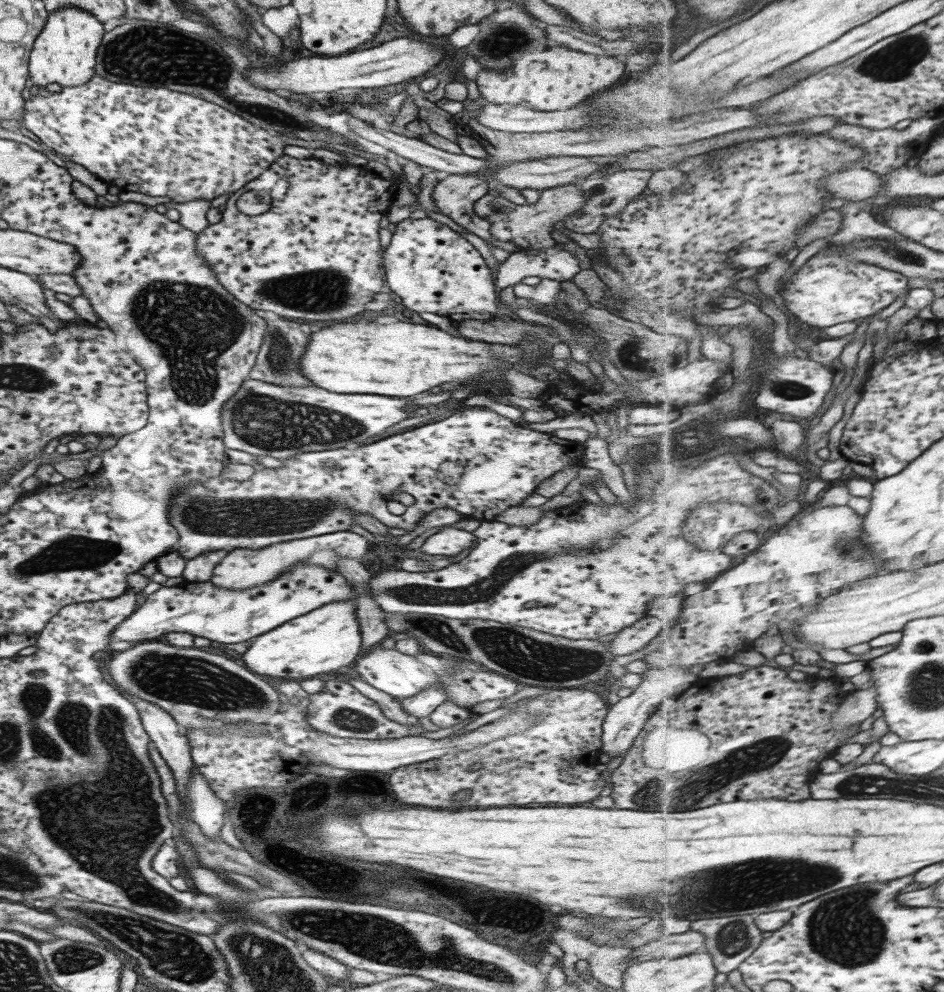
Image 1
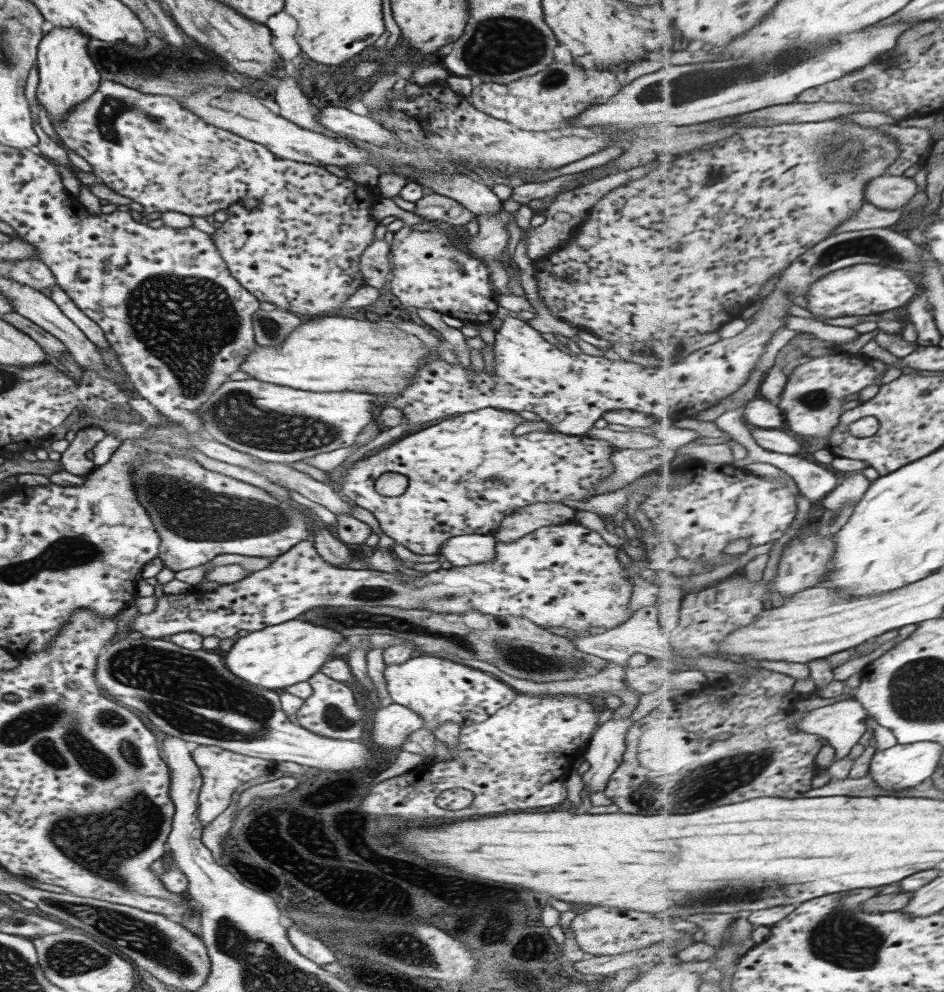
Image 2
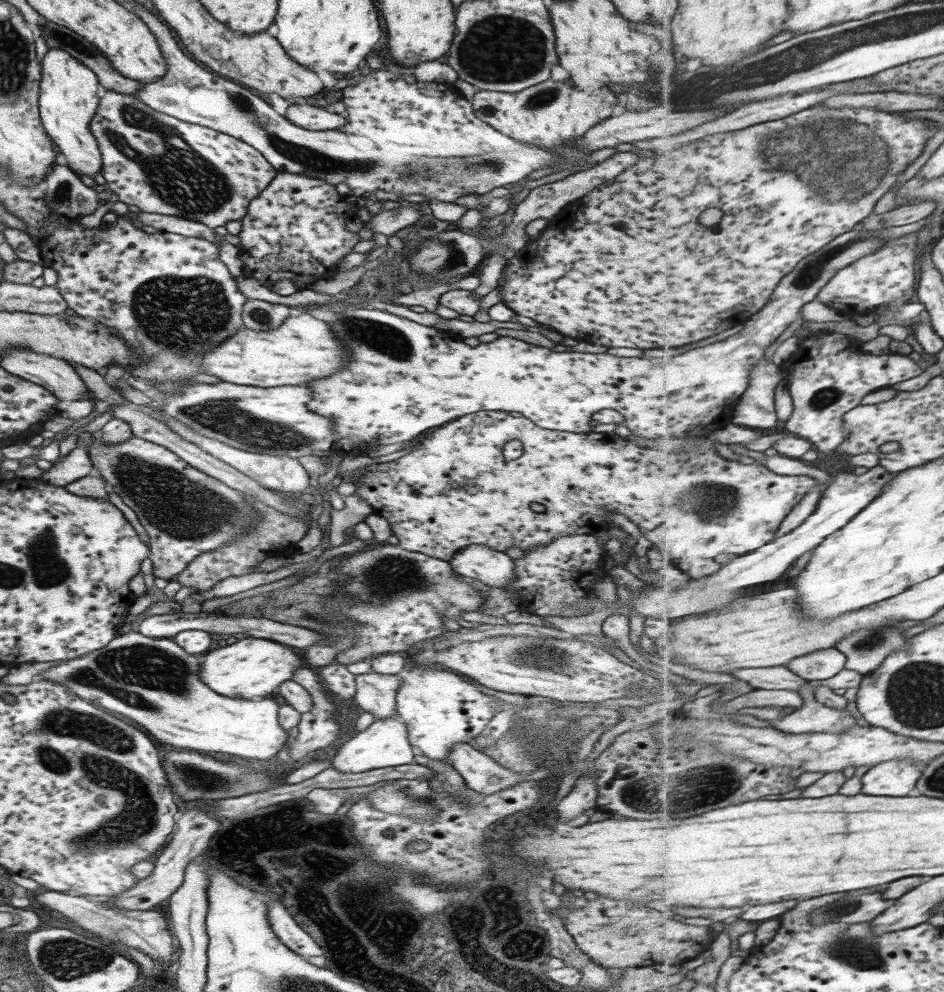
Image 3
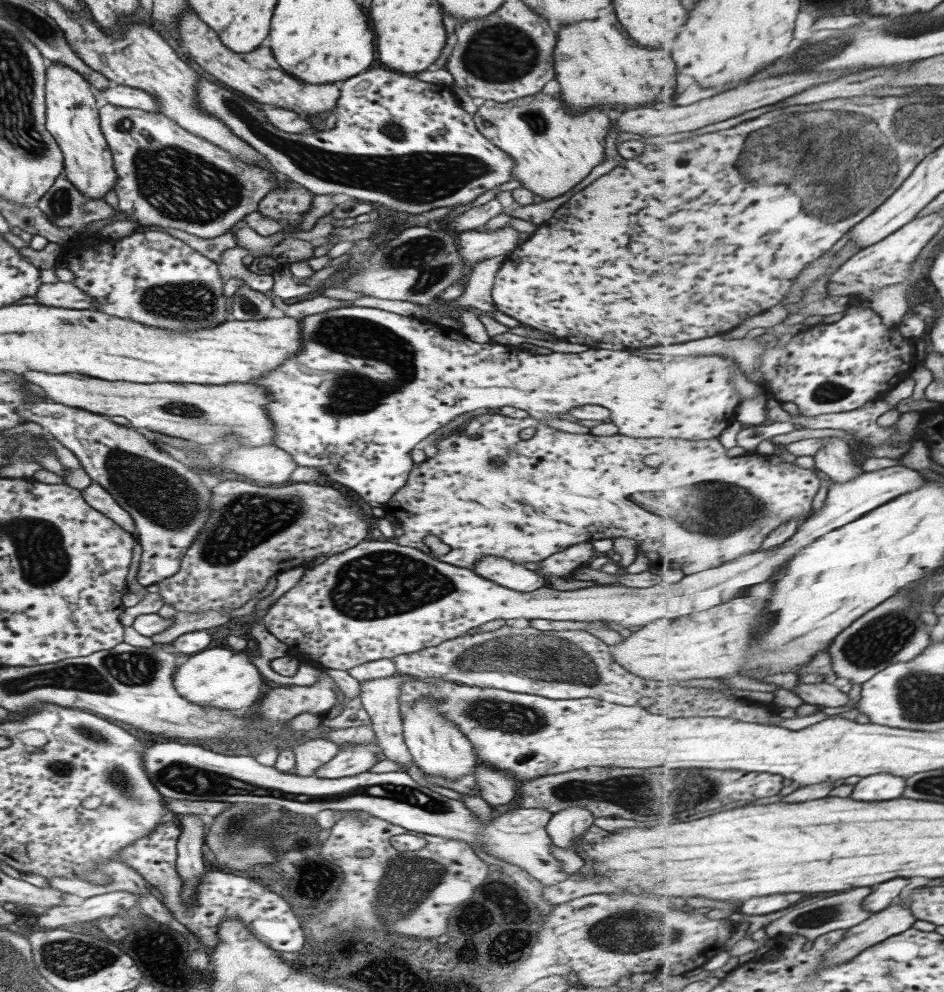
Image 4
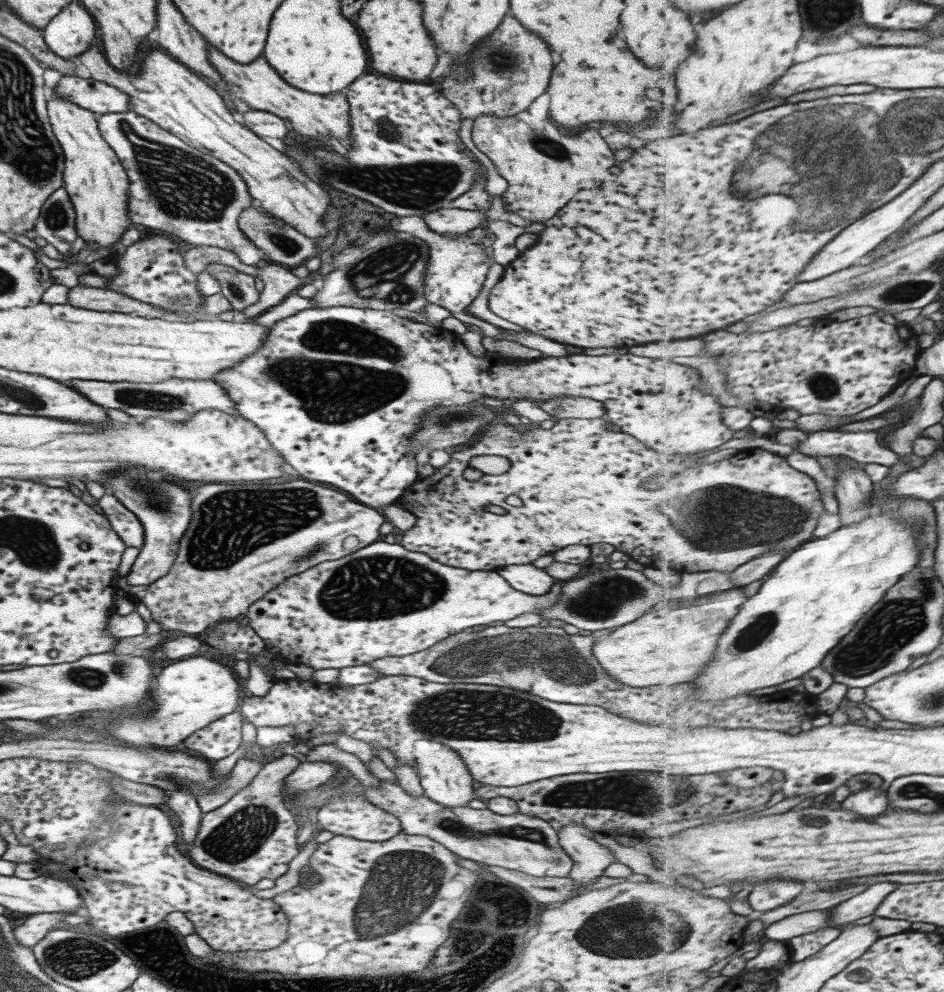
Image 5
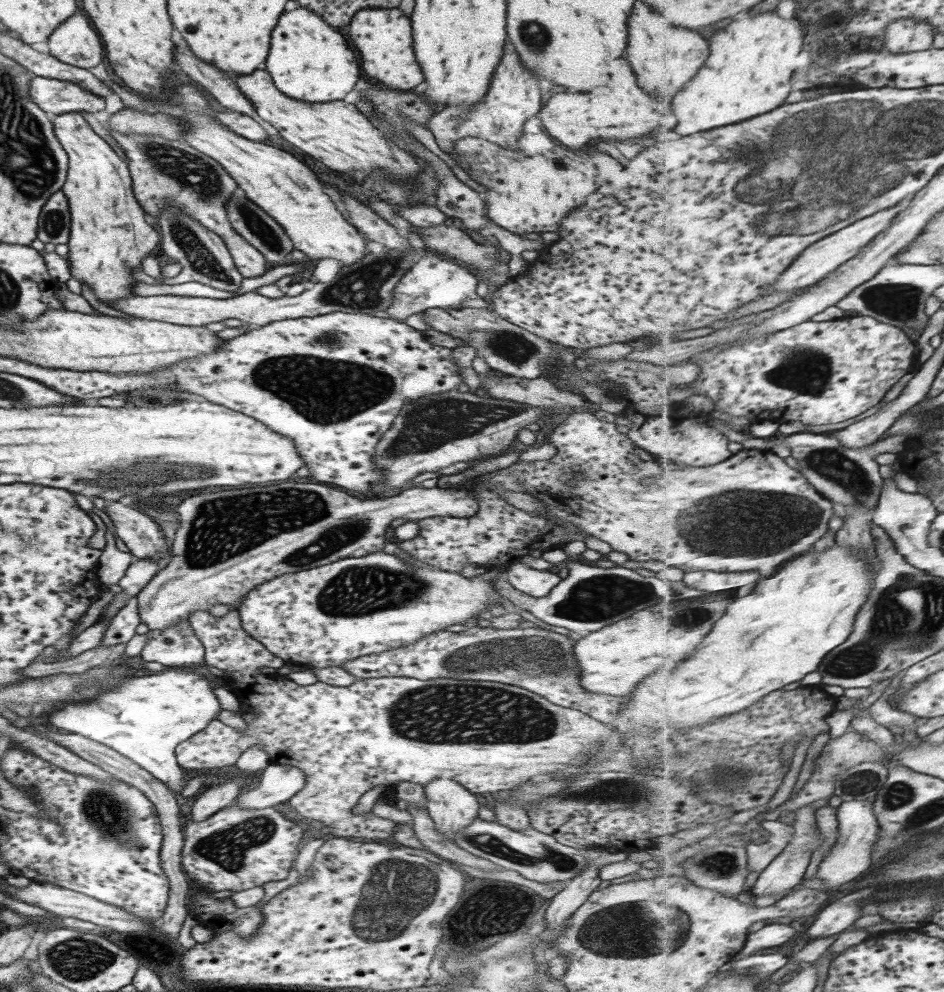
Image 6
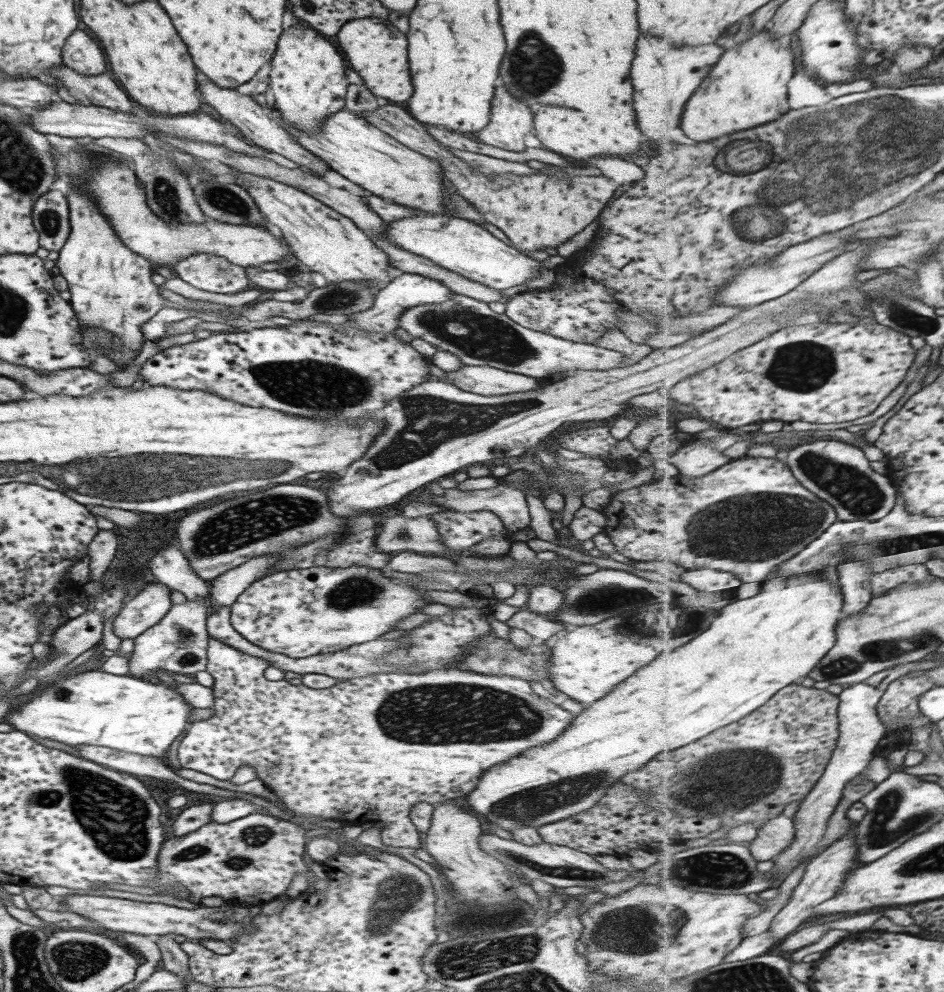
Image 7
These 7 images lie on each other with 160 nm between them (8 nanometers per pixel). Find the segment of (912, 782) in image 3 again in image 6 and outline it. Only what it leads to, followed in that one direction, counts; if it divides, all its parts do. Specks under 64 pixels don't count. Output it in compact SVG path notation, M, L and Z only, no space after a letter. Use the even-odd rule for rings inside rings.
M850 800L842 803L837 808L837 820L839 822L839 844L837 848L833 848L833 852L829 856L825 856L827 860L821 864L821 870L817 874L817 878L827 882L827 892L831 892L833 888L839 888L851 880L855 880L857 876L861 876L863 872L869 870L873 858L871 858L871 850L873 844L879 838L880 820L874 809L874 802L867 800ZM843 846L843 848L839 848Z

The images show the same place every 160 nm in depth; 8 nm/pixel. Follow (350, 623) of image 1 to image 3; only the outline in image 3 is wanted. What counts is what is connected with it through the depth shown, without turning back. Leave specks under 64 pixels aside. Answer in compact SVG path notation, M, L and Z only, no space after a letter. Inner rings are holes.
M245 636L206 652L200 663L200 679L219 696L253 700L271 695L282 682L292 680L293 673L303 666L308 665L291 647L274 640Z

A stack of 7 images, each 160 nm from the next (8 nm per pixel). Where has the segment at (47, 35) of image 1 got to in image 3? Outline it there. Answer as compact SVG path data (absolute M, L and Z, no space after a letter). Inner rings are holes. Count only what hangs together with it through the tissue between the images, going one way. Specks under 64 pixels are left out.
M50 48L41 60L38 82L38 115L43 130L55 142L65 156L67 166L78 176L91 177L100 173L101 155L88 124L97 108L99 99L95 95L98 80L81 61L69 56L60 48Z

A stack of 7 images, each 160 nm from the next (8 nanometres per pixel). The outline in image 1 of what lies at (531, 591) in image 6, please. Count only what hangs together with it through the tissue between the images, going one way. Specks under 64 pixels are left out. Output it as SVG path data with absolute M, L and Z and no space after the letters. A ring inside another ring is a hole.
M445 525L426 538L419 551L423 554L429 554L429 556L444 554L449 557L455 556L461 550L475 544L477 544L477 540L470 532L457 529L453 525Z

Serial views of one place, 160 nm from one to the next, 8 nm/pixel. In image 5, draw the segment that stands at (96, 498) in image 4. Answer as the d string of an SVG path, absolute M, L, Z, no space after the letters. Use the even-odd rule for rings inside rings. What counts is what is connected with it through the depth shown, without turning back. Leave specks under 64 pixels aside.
M108 491L97 499L95 506L108 520L113 532L117 534L126 547L140 548L143 542L143 529L132 512L129 512Z

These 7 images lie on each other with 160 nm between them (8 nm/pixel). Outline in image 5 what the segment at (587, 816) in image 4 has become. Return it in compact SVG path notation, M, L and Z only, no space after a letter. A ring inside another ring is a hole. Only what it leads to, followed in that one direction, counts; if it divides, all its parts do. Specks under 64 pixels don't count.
M567 823L556 832L556 836L559 847L572 860L567 878L576 886L578 894L593 879L601 876L604 868L616 861L609 849L597 844L593 834L577 823Z

